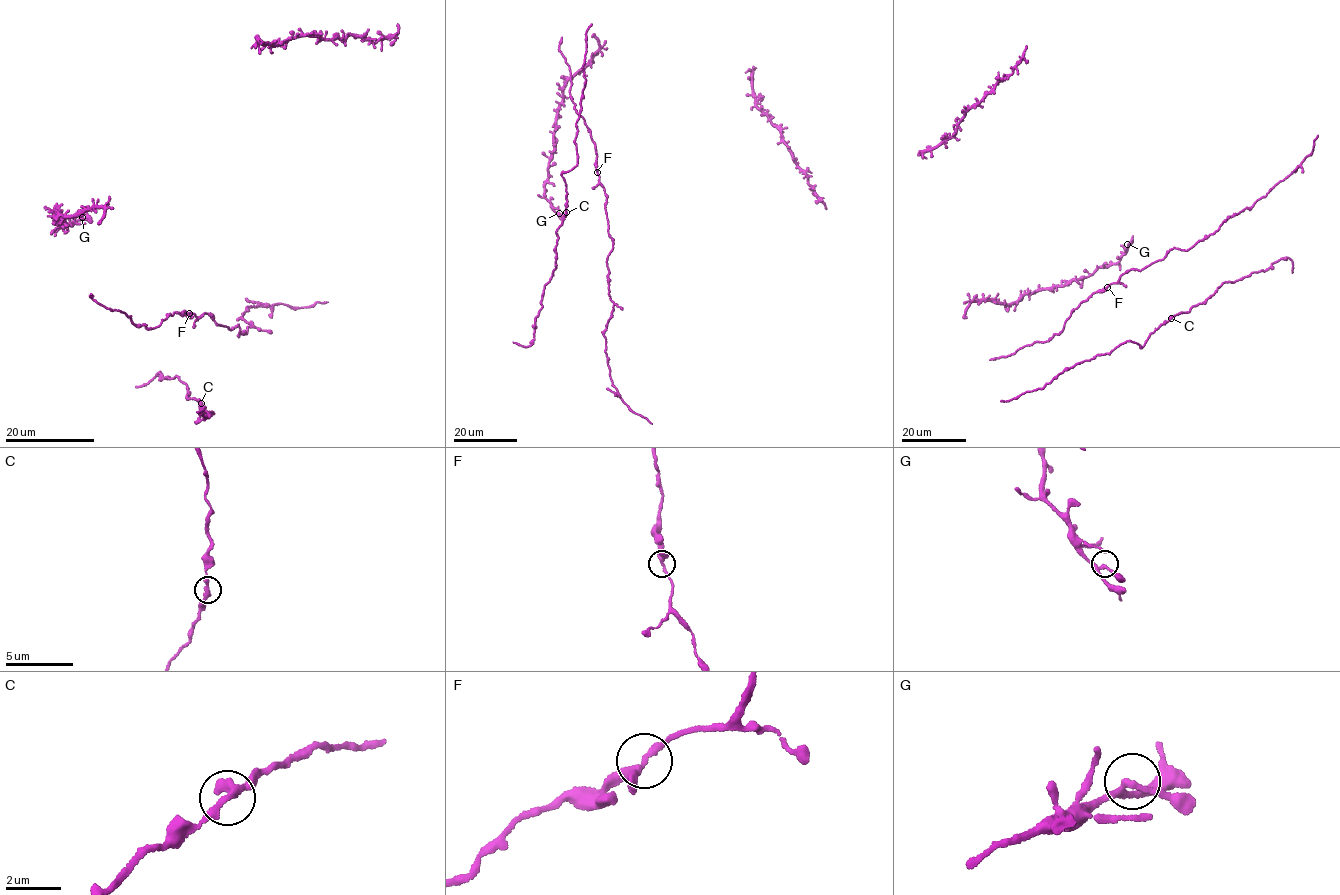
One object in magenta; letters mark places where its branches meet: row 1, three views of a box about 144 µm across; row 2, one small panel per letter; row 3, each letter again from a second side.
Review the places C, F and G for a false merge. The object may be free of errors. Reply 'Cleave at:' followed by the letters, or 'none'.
Cleave at: none

